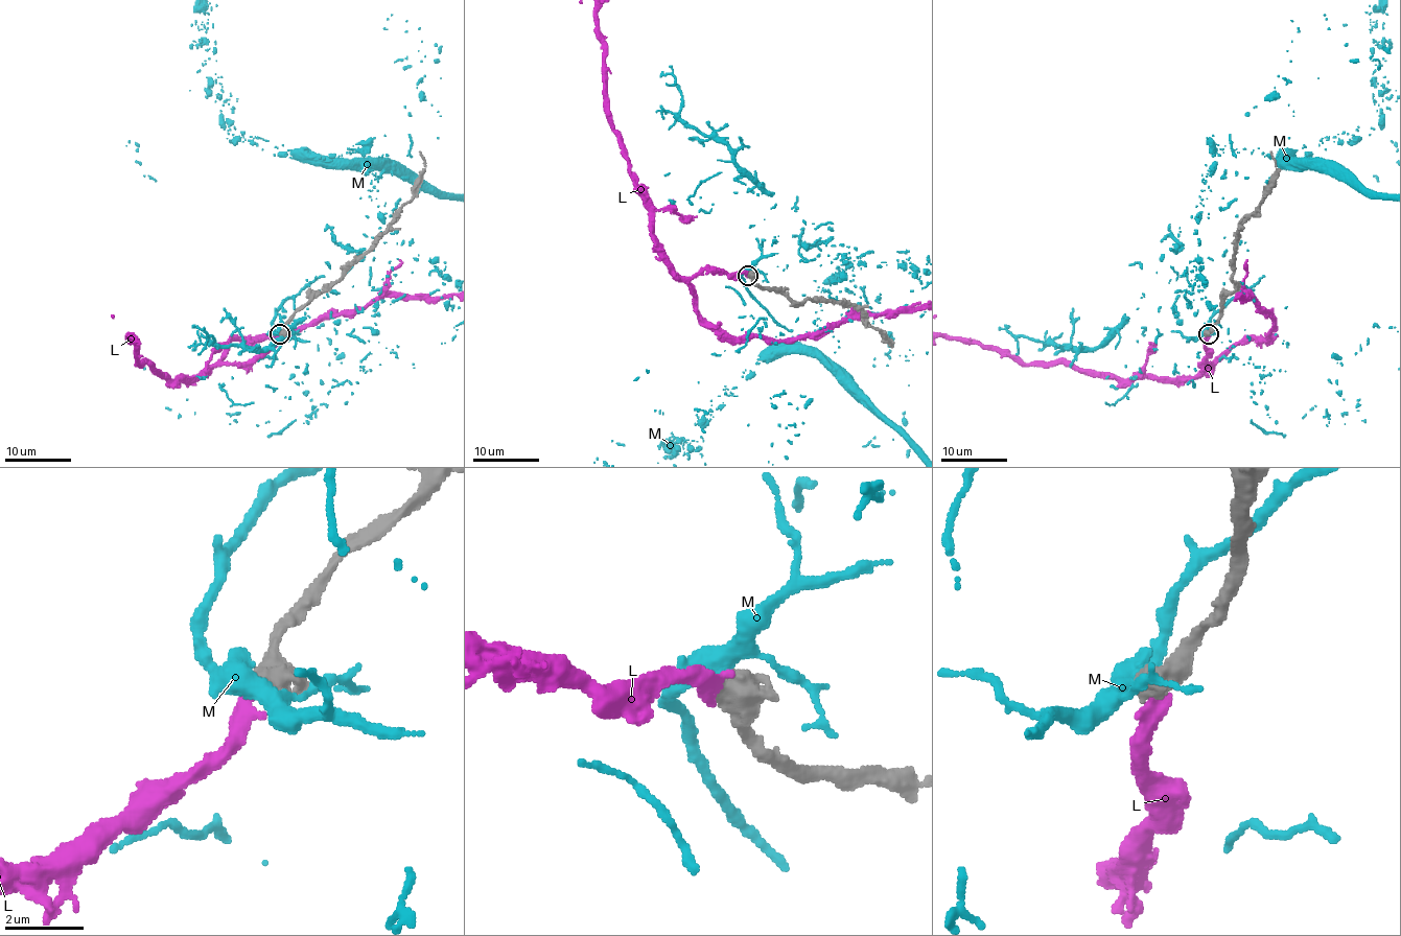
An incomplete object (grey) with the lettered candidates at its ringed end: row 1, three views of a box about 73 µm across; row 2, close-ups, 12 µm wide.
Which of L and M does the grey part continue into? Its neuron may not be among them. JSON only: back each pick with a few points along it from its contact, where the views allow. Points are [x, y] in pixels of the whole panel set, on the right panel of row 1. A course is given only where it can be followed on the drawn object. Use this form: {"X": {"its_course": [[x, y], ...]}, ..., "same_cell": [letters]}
{"same_cell": ["L"]}

